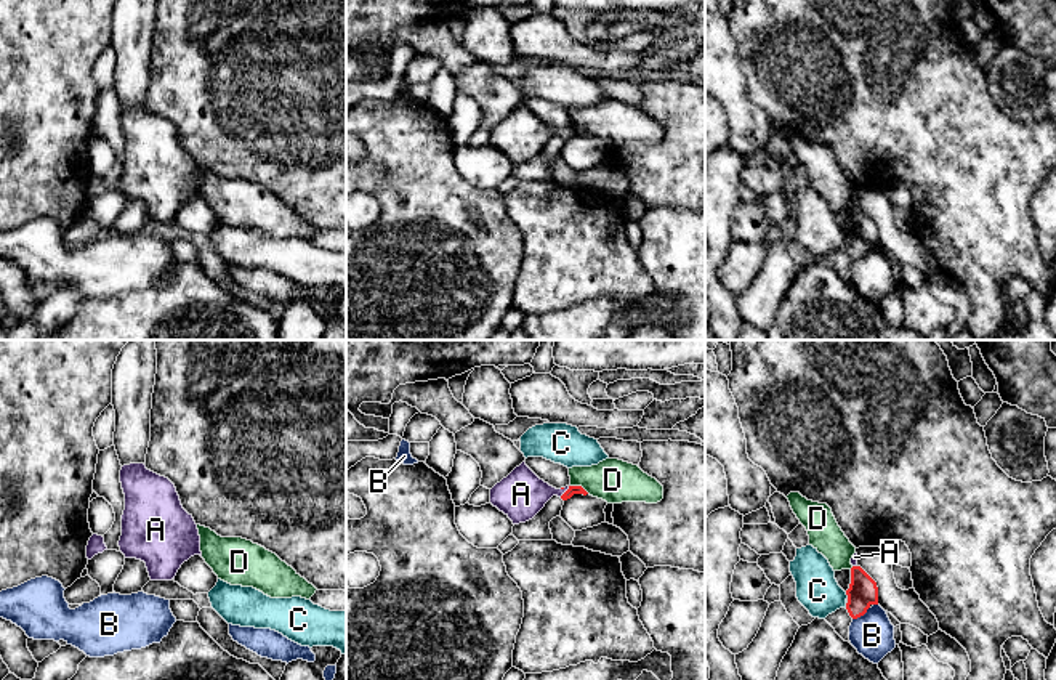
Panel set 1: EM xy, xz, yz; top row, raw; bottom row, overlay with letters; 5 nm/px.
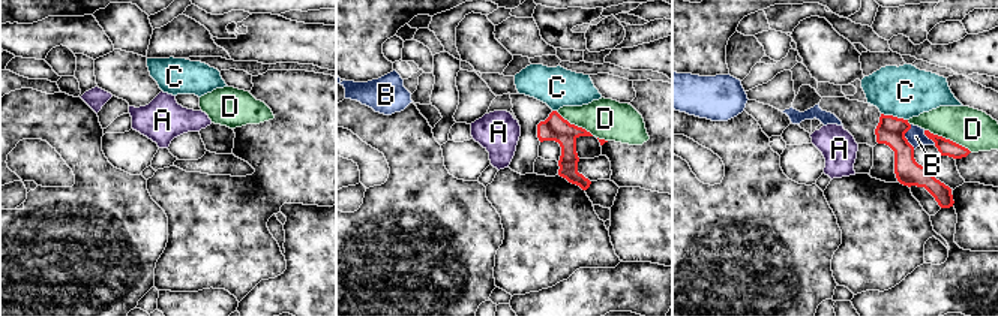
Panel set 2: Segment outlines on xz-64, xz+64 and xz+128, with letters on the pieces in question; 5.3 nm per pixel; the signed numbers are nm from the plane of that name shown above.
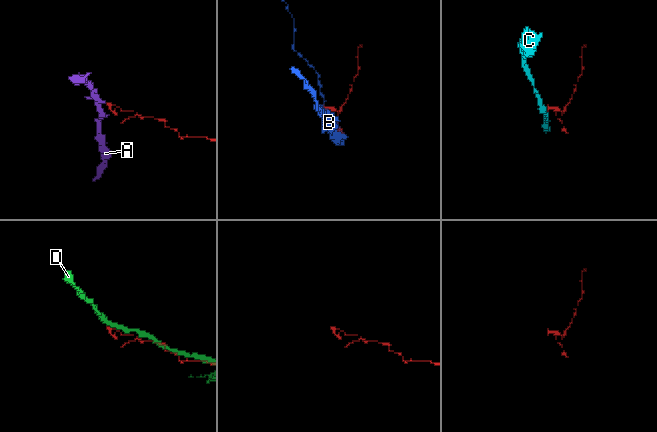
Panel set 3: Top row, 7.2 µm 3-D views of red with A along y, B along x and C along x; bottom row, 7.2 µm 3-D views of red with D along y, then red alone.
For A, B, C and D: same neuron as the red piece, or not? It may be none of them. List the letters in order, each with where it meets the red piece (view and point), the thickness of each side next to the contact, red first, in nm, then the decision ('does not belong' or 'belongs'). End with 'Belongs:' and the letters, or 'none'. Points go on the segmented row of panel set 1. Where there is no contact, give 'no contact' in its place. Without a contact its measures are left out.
A: contact xz (566, 491); calibres 50 and 240 nm; does not belong
B: contact yz (861, 615); calibres 150 and 220 nm; does not belong
C: contact yz (846, 594); calibres 150 and 220 nm; does not belong
D: contact xz (580, 486); calibres 50 and 220 nm; does not belong
Belongs: none

